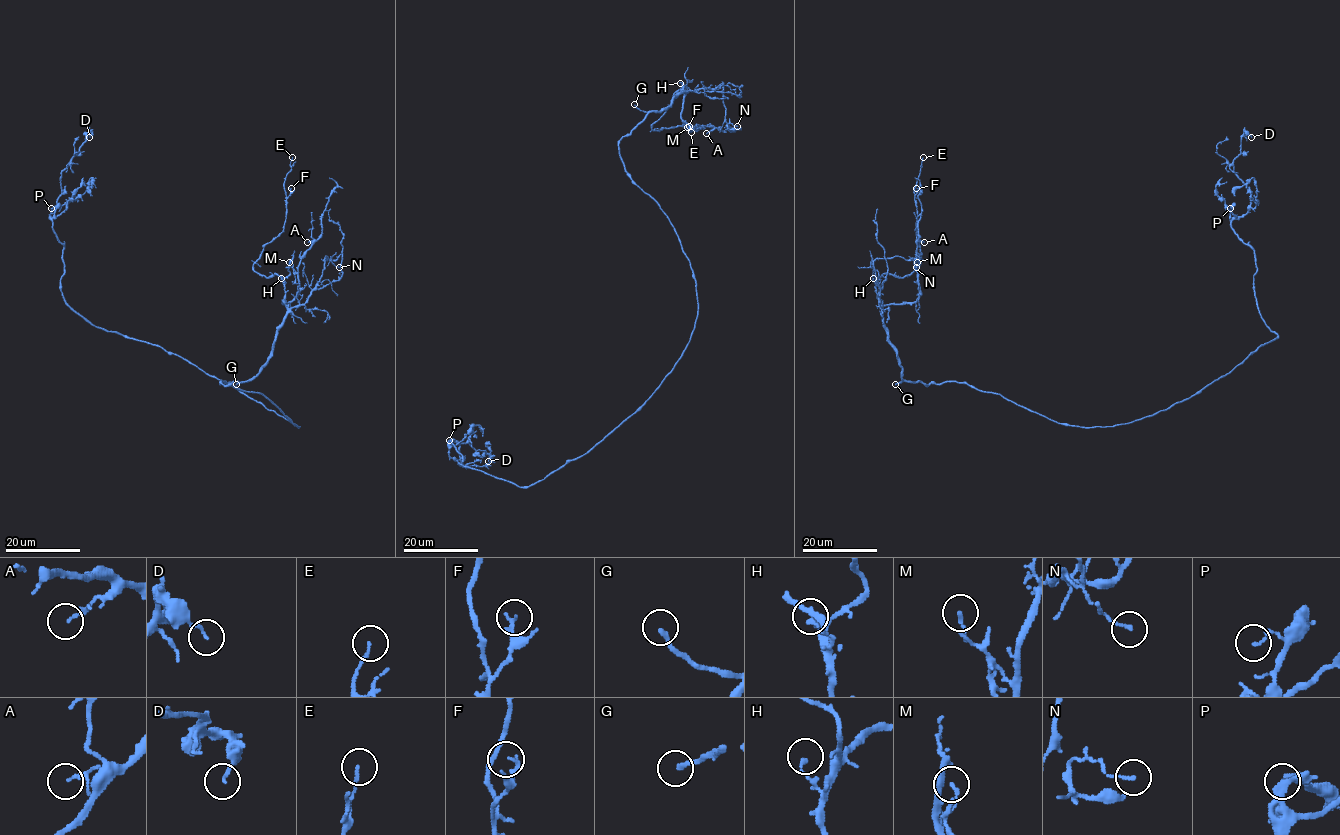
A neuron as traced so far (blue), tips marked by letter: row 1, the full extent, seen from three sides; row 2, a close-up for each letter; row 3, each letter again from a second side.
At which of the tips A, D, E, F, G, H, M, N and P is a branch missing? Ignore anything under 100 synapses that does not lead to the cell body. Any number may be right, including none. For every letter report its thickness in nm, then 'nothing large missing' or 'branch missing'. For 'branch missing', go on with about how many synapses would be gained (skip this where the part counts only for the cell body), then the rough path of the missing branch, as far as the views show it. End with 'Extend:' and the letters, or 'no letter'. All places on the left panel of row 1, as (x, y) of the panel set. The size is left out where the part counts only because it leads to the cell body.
A: calibre 90 nm; nothing large missing
D: calibre 130 nm; nothing large missing
E: calibre 110 nm; nothing large missing
F: calibre 170 nm; nothing large missing
G: calibre 180 nm; branch missing; course (236, 384), (237, 379), (235, 387), (248, 408), (283, 443), (273, 447), (242, 426)
H: calibre 140 nm; nothing large missing
M: calibre 130 nm; nothing large missing
N: calibre 120 nm; nothing large missing
P: calibre 110 nm; nothing large missing
Extend: G

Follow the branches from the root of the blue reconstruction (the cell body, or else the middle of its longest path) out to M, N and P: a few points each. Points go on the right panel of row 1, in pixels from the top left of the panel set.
M: (1116, 424), (1067, 425), (966, 383), (904, 381), (882, 312), (886, 305), (916, 300), (917, 262)
N: (1116, 424), (1067, 425), (966, 383), (904, 381), (882, 320), (873, 262), (901, 256), (914, 259), (916, 267)
P: (1116, 424), (1190, 398), (1277, 336), (1261, 316), (1253, 284), (1254, 250), (1231, 227), (1230, 208)

